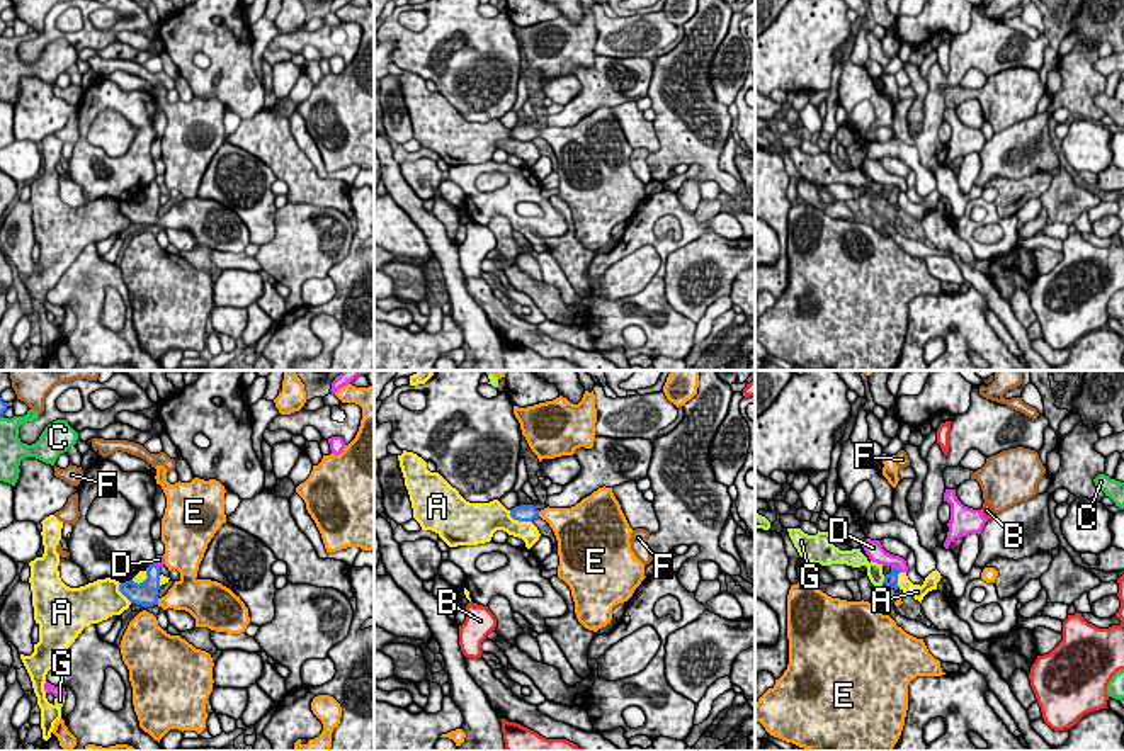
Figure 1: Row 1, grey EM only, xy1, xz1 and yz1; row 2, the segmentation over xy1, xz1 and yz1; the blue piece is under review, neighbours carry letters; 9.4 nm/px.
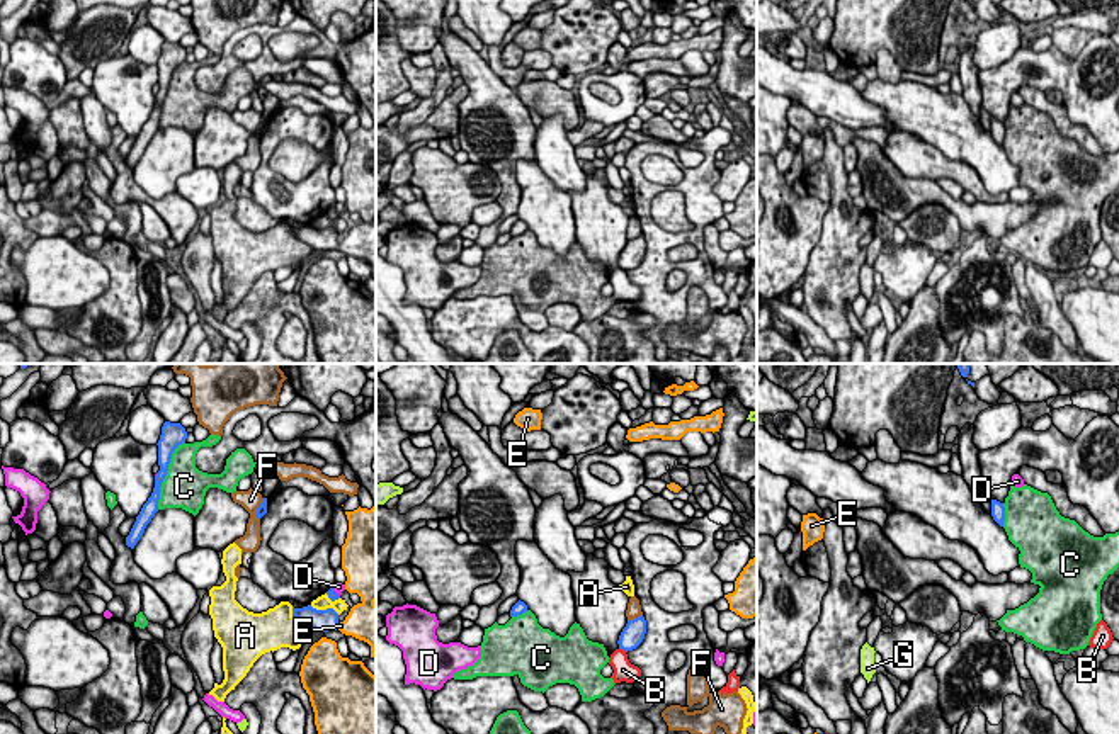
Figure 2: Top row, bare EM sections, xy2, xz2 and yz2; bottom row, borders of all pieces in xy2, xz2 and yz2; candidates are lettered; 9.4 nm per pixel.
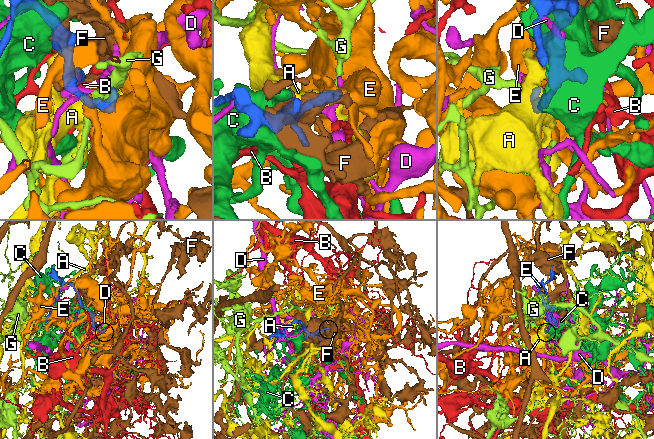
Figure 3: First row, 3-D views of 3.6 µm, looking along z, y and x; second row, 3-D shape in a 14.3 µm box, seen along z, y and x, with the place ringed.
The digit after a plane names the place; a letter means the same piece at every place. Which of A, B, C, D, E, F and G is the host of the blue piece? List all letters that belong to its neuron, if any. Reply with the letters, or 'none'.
E

